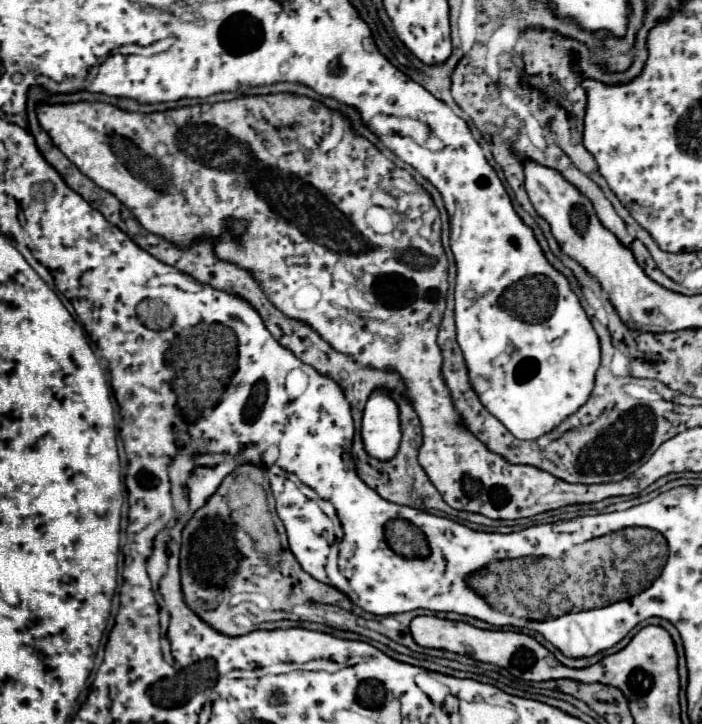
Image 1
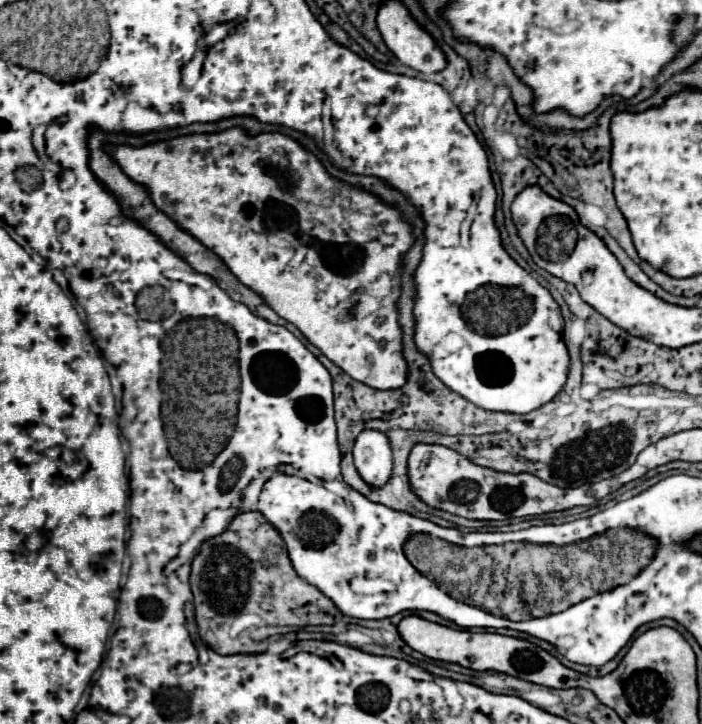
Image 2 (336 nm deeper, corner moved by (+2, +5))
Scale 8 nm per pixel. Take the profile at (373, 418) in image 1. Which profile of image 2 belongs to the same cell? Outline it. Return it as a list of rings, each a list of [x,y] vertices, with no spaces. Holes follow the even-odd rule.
[[[364,429],[354,443],[354,465],[368,485],[382,487],[392,471],[388,437],[376,429]]]

